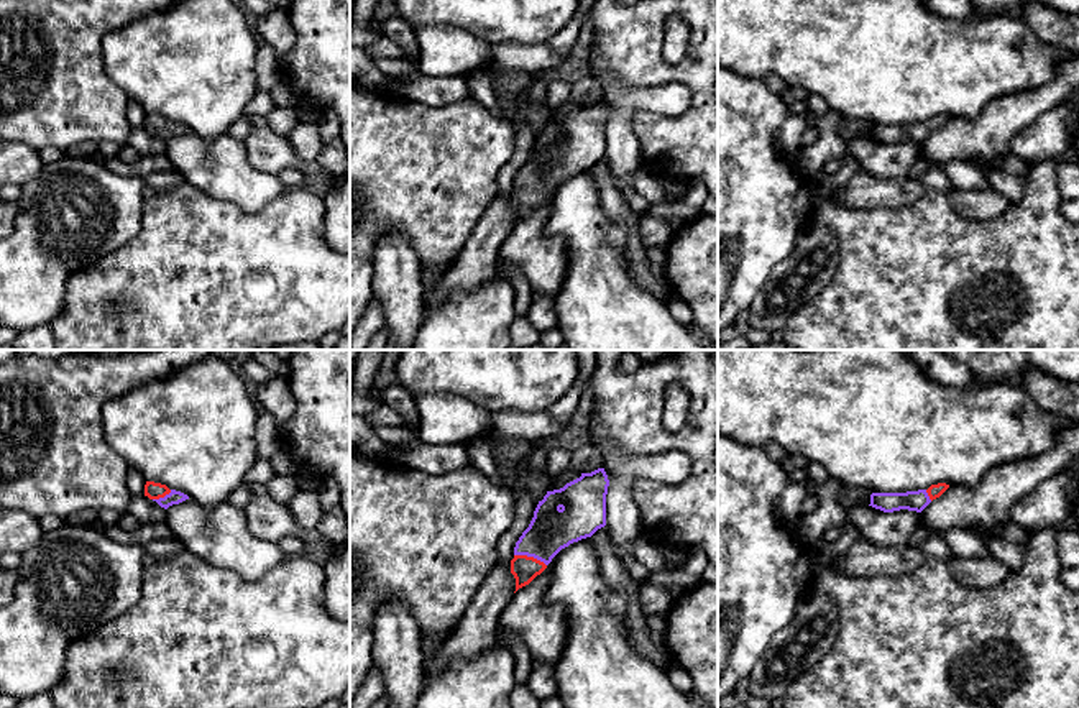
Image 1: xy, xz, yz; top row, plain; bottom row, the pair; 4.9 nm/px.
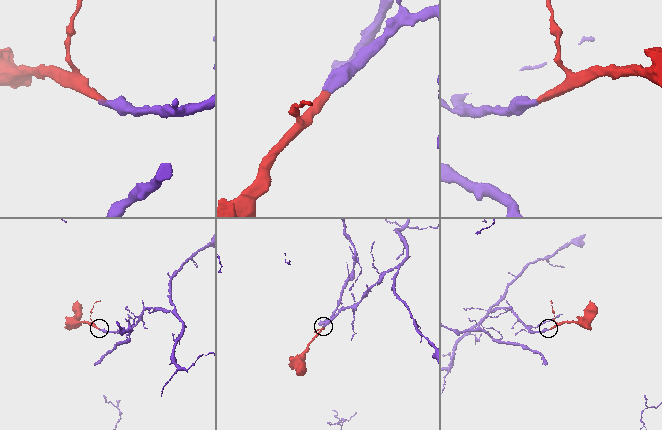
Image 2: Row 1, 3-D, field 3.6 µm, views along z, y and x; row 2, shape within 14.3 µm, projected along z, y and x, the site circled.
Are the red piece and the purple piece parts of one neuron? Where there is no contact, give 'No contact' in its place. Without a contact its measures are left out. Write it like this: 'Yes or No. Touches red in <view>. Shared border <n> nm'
Yes. Touches red in xz. Shared border 170 nm

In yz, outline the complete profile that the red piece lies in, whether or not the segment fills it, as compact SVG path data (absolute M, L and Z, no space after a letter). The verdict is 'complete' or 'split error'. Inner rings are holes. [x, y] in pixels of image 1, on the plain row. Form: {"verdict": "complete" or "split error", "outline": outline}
{"verdict": "split error", "outline": "M938 115L928 122L907 123L907 125L872 125L870 136L884 145L893 145L900 141L921 145L933 131L939 130L949 117Z"}

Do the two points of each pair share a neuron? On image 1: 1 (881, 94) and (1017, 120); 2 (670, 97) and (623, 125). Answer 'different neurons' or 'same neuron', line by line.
1: different neurons
2: same neuron

